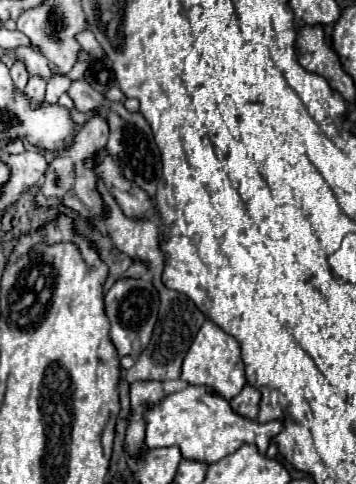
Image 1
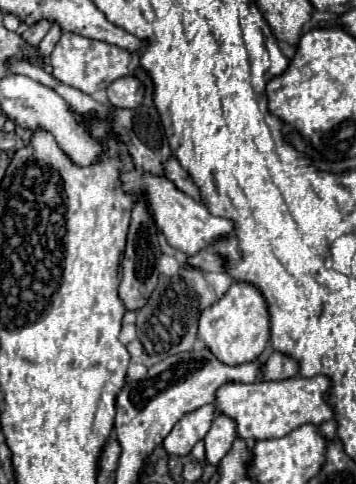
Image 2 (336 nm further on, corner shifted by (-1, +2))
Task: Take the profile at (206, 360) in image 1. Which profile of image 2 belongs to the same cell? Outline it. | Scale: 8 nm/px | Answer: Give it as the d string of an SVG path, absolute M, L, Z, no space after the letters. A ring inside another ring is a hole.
M233 283L223 299L201 313L199 339L227 365L241 365L257 359L269 343L269 311L263 293L251 283Z

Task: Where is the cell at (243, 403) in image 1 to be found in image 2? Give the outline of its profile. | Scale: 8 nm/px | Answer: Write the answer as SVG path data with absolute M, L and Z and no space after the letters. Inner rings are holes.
M273 351L271 357L263 363L259 381L281 381L295 375L299 375L299 363L281 351Z

